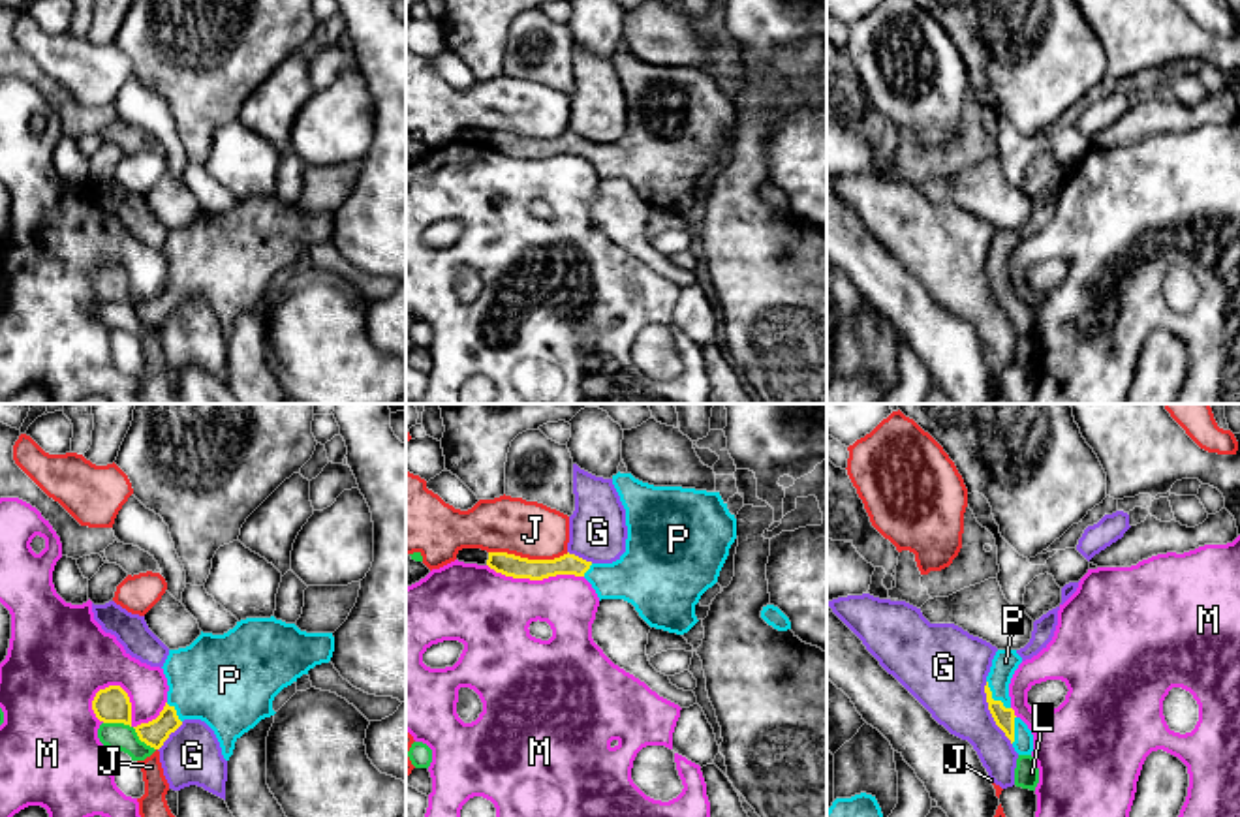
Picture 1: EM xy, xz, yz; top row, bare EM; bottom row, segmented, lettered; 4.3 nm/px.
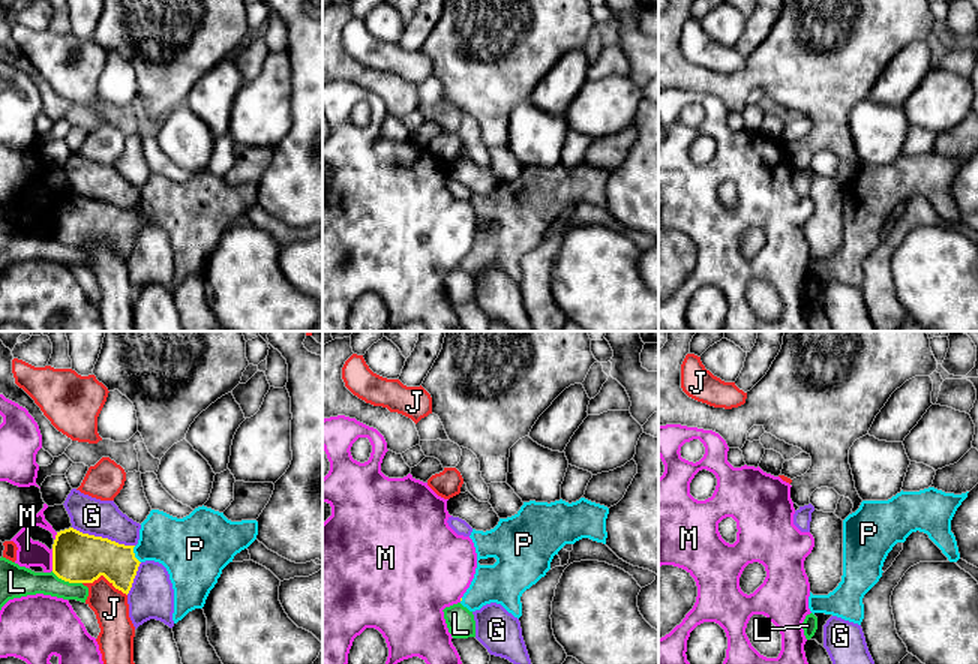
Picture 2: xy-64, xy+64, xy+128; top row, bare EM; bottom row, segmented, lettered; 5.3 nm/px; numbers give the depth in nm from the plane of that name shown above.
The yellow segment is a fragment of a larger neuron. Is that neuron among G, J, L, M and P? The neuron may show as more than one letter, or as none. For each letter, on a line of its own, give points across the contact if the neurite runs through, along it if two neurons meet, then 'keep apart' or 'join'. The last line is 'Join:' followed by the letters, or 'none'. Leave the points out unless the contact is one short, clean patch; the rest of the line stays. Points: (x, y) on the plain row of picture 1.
G: keep apart
J: keep apart
L: border along xy (104, 301), (128, 303), (154, 329); keep apart
M: keep apart
P: runs through yz (1004, 297), (1000, 286), (991, 277), (1006, 241); join
Join: P

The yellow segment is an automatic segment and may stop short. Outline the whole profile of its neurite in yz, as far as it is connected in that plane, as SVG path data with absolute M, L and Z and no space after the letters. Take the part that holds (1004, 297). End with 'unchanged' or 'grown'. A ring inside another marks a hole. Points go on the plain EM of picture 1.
M998 229L990 252L986 255L986 282L996 304L1011 319L1018 334L1031 334L1033 331L1033 314L1028 304L1015 295L1011 287L1009 263L1022 242L1022 237L1016 229Z | grown

